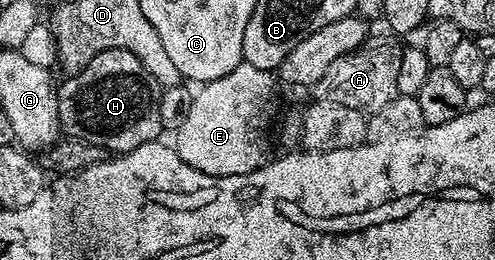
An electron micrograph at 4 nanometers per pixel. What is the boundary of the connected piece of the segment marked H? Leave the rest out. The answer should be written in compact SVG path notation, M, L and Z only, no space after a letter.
M125 49L102 51L94 55L94 59L90 59L90 63L81 73L65 76L63 79L65 81L61 80L56 90L58 115L60 128L69 138L89 141L107 149L109 154L119 155L157 140L165 132L160 110L162 86L156 82L154 75L150 75L150 71L146 71L146 67L142 67L142 63L130 51Z

